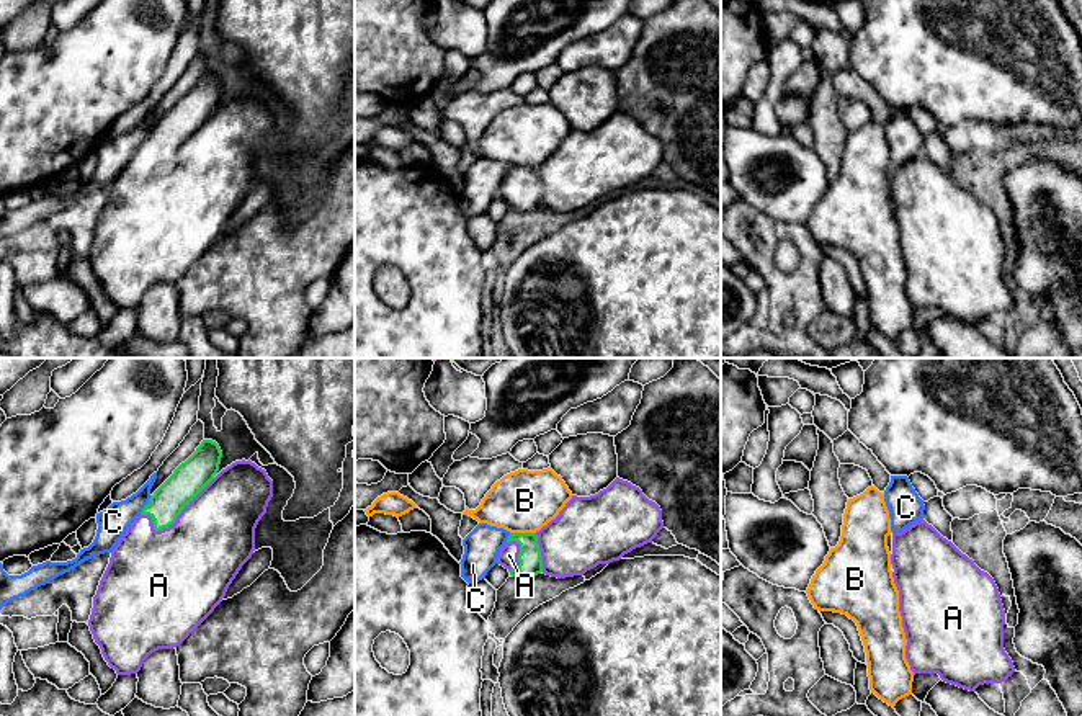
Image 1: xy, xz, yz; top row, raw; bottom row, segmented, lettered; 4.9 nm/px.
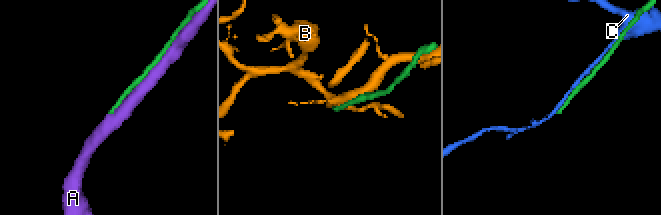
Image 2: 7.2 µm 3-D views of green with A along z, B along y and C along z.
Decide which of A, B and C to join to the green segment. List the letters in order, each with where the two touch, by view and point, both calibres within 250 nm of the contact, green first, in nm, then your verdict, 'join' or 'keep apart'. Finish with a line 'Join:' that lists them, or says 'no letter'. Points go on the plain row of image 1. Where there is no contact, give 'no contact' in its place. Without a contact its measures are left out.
A: xy (175, 154) | 170/460 nm | join
B: xz (523, 167) | 110/300 nm | keep apart
C: xy (146, 139) | 170/150 nm | keep apart
Join: A

